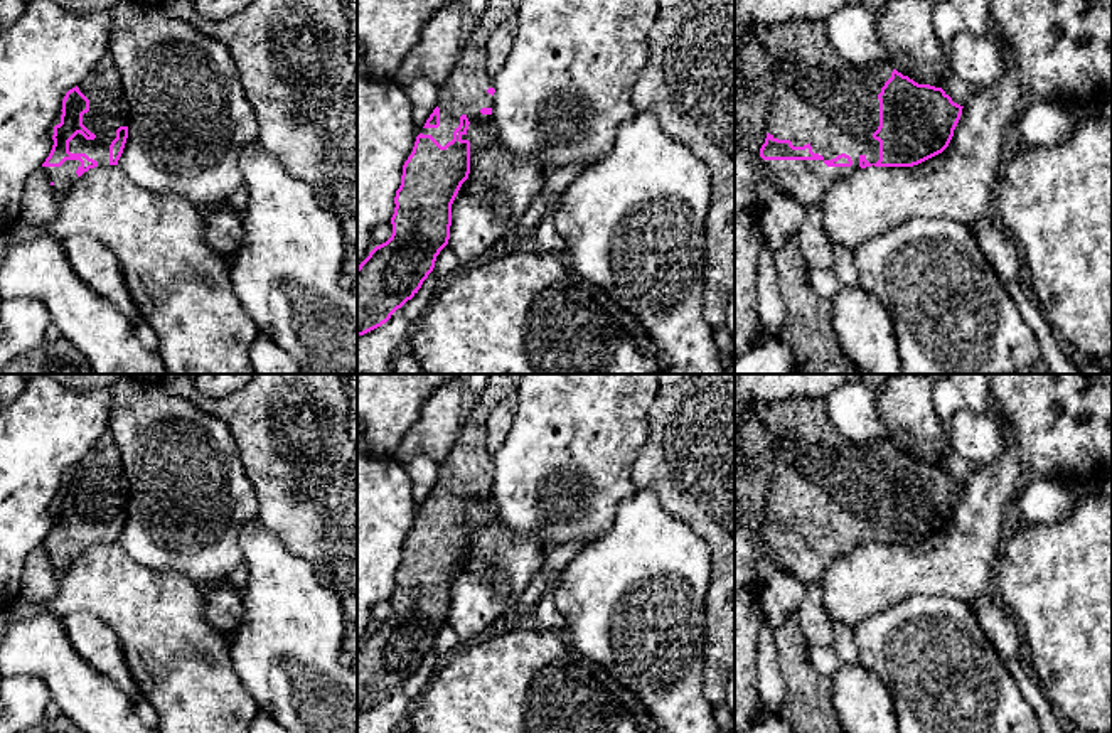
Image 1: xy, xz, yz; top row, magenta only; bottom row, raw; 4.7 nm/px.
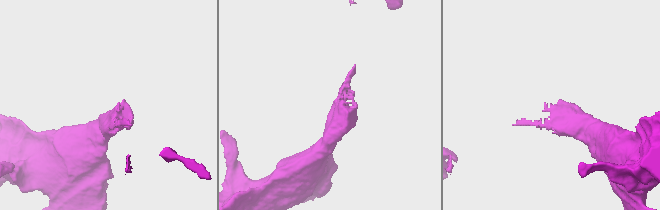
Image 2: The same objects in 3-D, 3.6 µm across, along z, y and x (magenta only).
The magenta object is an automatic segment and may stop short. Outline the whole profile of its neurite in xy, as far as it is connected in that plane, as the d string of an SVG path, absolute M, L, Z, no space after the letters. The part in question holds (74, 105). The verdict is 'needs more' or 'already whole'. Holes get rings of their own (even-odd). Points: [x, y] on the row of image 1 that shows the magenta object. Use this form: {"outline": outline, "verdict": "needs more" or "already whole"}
{"outline": "M110 56L62 99L54 145L42 163L52 190L62 201L76 180L98 165L118 165L128 138L128 101Z", "verdict": "needs more"}

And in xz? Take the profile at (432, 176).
{"outline": "M489 0L475 30L463 44L462 57L440 86L438 106L420 130L413 152L403 165L391 217L393 234L357 266L357 337L386 324L418 293L433 271L436 256L448 244L452 204L470 174L470 142L465 136L468 125L485 121L492 115L495 89L485 71L485 45L504 20L516 17L517 8L519 0Z", "verdict": "needs more"}

